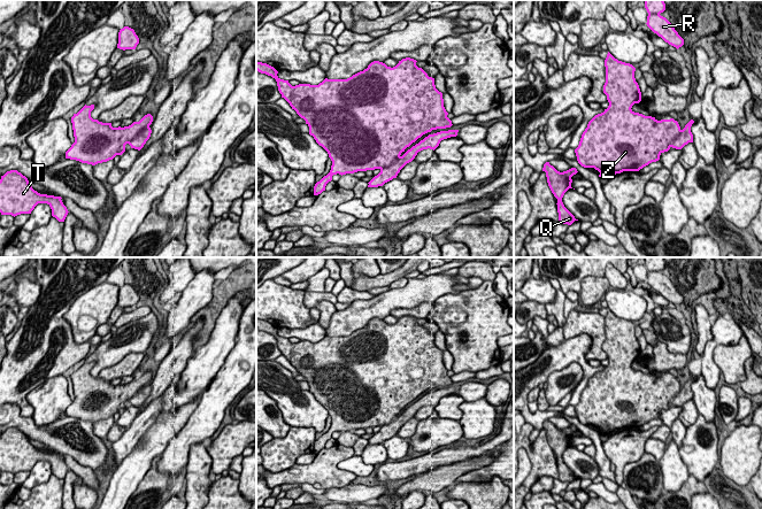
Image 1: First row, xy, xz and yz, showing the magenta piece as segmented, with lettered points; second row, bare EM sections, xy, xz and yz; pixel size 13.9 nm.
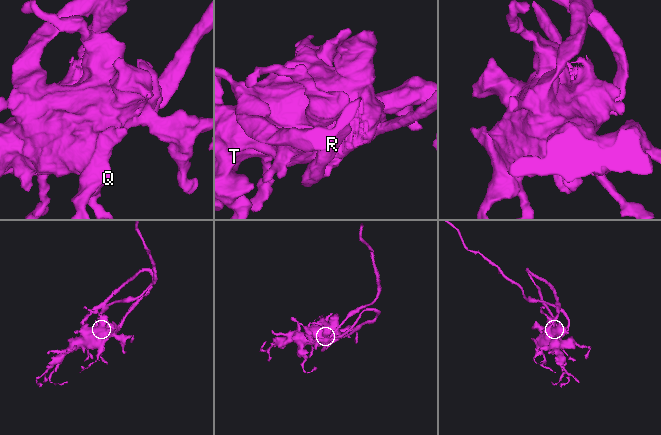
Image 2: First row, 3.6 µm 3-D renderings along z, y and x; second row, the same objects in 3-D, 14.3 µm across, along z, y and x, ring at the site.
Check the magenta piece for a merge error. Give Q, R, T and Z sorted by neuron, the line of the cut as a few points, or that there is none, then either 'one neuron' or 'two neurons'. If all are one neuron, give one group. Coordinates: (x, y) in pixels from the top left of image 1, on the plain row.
Q R T Z | no cut | one neuron

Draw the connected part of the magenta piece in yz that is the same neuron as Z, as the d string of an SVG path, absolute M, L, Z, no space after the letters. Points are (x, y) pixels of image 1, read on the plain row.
M609 309L605 317L606 340L603 350L607 353L609 363L603 370L595 372L587 381L587 385L582 392L578 404L575 407L578 421L584 425L594 425L600 430L599 434L610 435L623 429L639 429L652 419L660 417L660 412L668 409L671 404L682 407L688 400L693 400L691 384L694 380L691 377L682 387L678 379L674 376L657 378L655 375L645 373L634 370L631 365L634 361L641 358L641 349L634 336L636 325L615 316Z

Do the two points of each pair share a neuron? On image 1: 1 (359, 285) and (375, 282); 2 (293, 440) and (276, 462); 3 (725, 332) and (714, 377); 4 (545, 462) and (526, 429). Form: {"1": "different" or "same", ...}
{"1": "same", "2": "same", "3": "same", "4": "same"}

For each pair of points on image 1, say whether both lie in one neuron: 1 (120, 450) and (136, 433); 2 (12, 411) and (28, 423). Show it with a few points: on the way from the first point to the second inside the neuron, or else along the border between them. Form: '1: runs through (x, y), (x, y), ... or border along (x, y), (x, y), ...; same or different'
1: runs through (123, 446), (131, 438); same
2: runs through (15, 415), (24, 423); same

